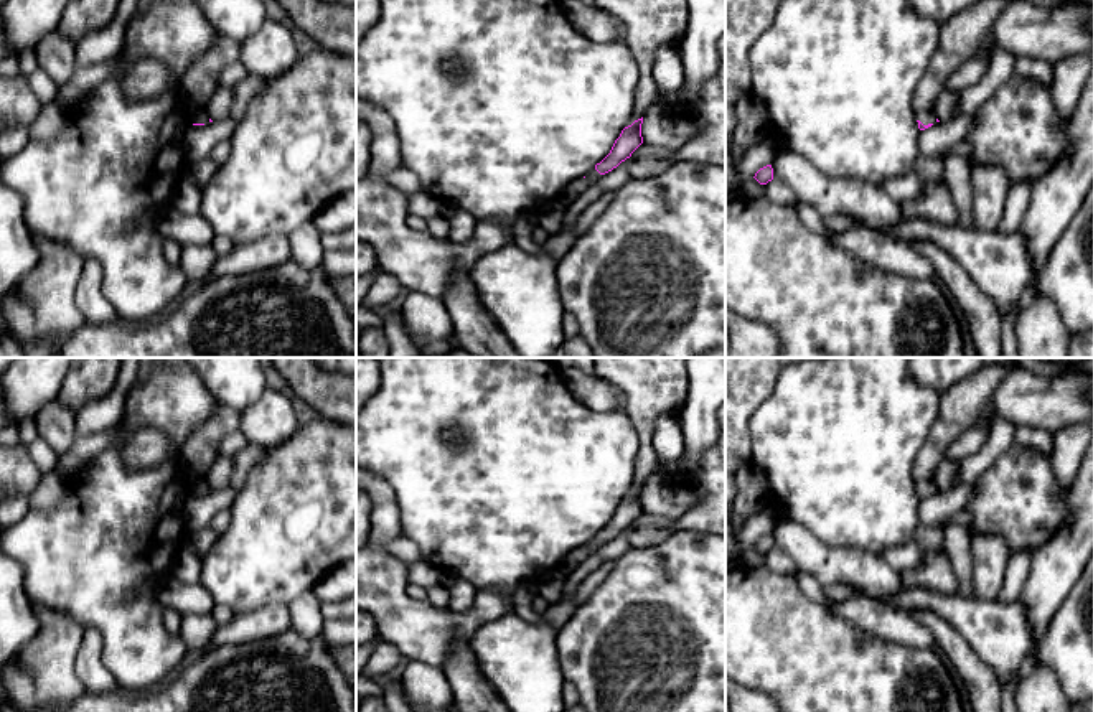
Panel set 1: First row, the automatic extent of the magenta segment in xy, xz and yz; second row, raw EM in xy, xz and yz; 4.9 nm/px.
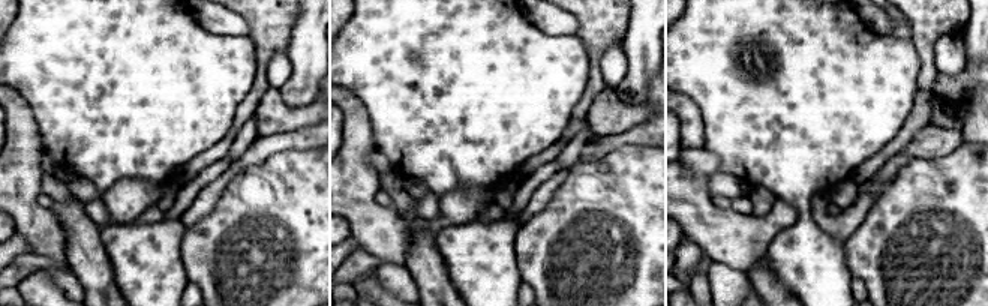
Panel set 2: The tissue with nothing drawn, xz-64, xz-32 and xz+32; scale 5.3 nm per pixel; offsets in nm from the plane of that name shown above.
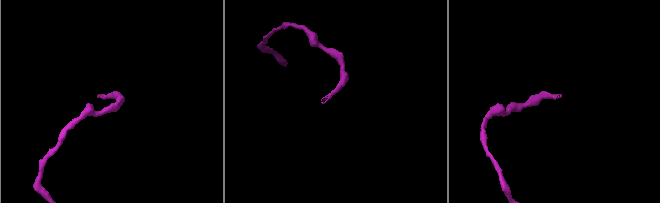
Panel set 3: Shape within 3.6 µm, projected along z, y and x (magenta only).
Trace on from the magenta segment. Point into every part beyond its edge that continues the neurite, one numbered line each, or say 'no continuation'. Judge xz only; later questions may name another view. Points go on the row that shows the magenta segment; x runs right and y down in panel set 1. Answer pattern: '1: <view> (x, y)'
no continuation

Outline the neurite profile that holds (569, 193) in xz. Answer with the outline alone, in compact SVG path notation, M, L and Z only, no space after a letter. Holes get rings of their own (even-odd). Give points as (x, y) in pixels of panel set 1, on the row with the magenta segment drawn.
M593 168L590 170L584 178L579 178L575 181L572 181L569 186L565 186L561 194L559 194L559 201L564 204L572 203L587 186L592 186L595 183L598 183L598 180L602 178L602 175Z

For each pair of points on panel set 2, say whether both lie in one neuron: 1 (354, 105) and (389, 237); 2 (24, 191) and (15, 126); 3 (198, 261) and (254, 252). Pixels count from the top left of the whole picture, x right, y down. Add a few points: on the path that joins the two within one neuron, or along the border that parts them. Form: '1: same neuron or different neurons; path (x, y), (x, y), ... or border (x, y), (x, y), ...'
1: same neuron; path (354, 138), (354, 200), (357, 204)
2: same neuron; path (21, 174), (21, 143)
3: same neuron; path (212, 261), (218, 257), (240, 257)

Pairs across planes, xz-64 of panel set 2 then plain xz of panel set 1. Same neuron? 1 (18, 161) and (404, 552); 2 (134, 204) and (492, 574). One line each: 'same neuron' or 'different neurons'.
1: different neurons
2: different neurons

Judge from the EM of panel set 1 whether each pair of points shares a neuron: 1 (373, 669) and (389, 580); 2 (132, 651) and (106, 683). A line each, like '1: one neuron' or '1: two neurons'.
1: two neurons
2: two neurons

